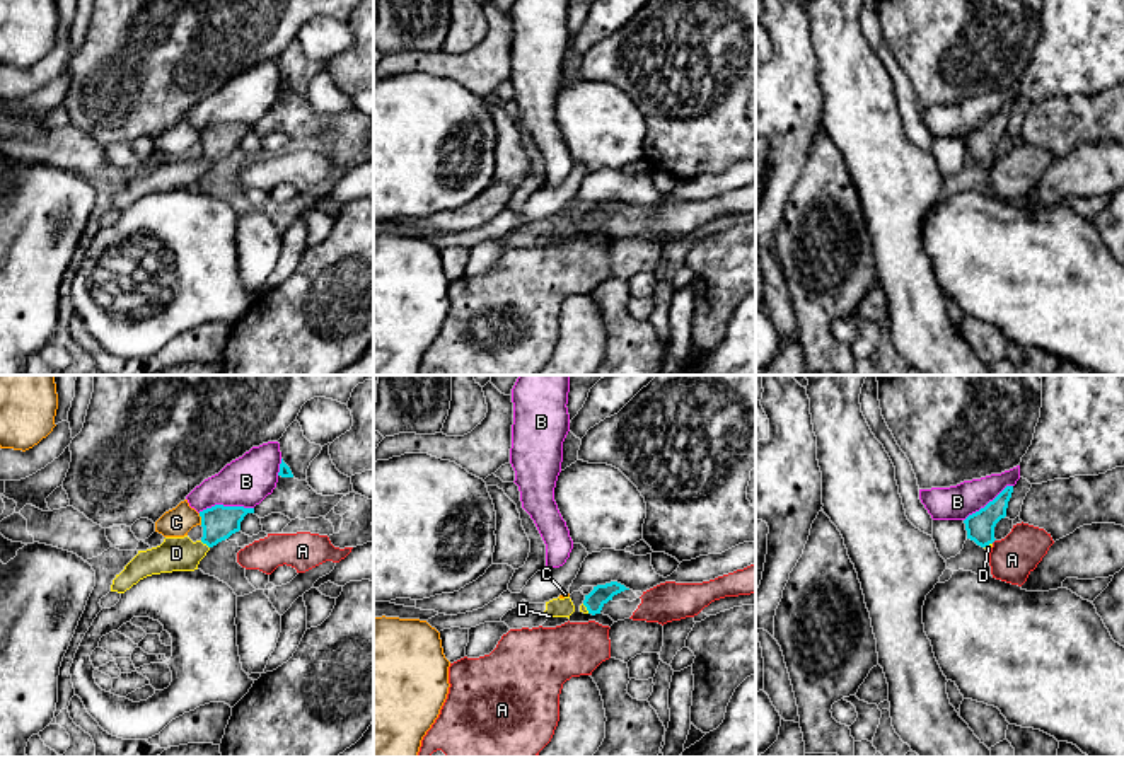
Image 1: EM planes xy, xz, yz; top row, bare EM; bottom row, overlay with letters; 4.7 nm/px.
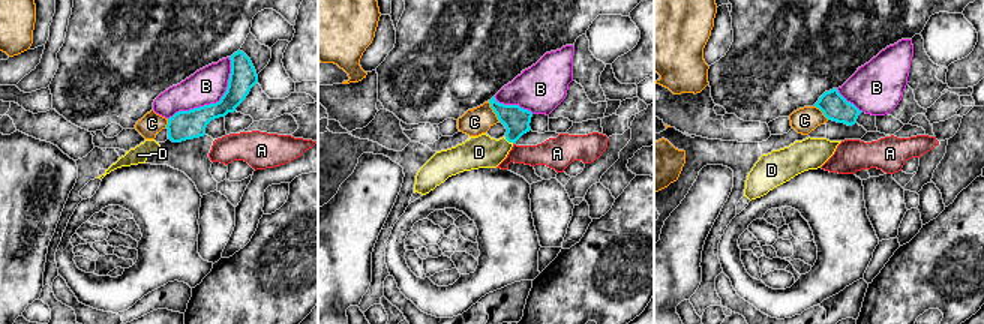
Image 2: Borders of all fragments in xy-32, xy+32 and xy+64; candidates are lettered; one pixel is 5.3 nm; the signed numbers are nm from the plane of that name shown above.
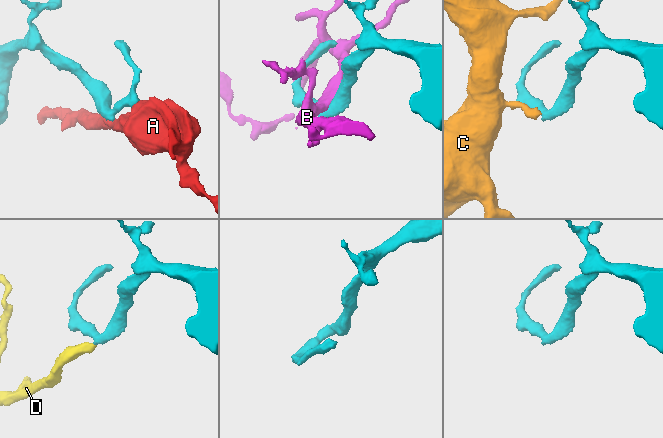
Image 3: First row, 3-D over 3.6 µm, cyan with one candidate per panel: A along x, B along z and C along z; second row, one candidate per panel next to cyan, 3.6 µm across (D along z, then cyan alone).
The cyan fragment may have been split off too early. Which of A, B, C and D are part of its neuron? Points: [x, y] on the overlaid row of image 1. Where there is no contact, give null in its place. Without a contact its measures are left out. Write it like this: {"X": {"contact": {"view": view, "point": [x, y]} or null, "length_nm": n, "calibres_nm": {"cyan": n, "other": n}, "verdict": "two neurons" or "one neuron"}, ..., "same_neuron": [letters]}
{"A": {"contact": {"view": "yz", "point": [993, 541]}, "length_nm": 30, "calibres_nm": {"cyan": 140, "other": 200}, "verdict": "two neurons"}, "B": {"contact": {"view": "xy", "point": [225, 507]}, "length_nm": 260, "calibres_nm": {"cyan": 160, "other": 240}, "verdict": "two neurons"}, "C": {"contact": {"view": "xy", "point": [202, 519]}, "length_nm": 60, "calibres_nm": {"cyan": 160, "other": 140}, "verdict": "two neurons"}, "D": {"contact": {"view": "xy", "point": [205, 543]}, "length_nm": 60, "calibres_nm": {"cyan": 160, "other": 160}, "verdict": "one neuron"}, "same_neuron": ["D"]}

